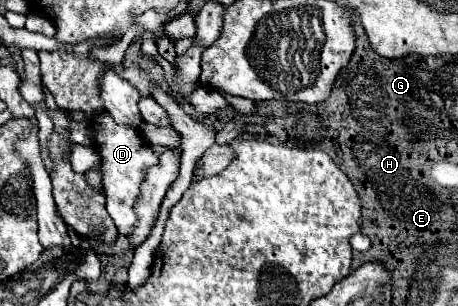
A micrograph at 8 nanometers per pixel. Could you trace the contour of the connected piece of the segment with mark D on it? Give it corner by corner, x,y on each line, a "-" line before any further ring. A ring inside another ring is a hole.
100,112
92,120
96,150
102,160
102,182
104,182
104,194
106,209
112,216
118,232
122,236
130,236
130,228
134,228
134,200
138,198
138,188
142,186
142,176
146,174
146,168
152,168
158,164
158,154
144,142
140,134
136,134
132,128
124,128
122,124
116,124
108,112

